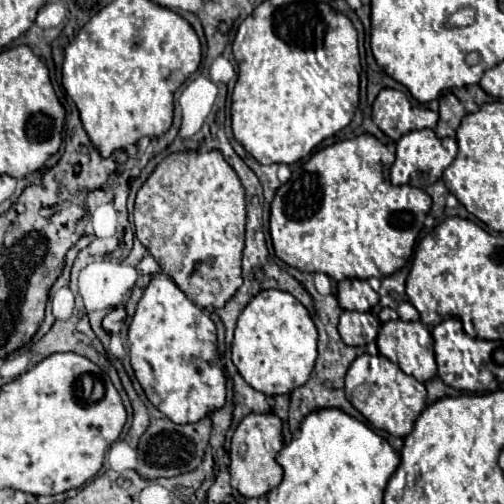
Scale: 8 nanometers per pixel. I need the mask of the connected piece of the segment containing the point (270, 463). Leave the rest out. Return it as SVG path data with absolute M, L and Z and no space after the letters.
M251 413L235 429L231 439L231 449L229 449L229 457L231 457L229 473L231 473L231 487L237 489L241 495L261 497L281 483L283 469L275 461L277 453L283 447L281 431L283 431L283 421L275 413L263 413L263 415Z

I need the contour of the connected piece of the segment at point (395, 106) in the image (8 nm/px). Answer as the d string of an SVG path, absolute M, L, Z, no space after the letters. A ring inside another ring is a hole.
M383 89L373 103L373 121L387 137L397 141L413 129L433 129L437 113L397 89Z

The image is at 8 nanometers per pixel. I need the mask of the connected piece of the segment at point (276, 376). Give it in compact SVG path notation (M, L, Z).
M267 289L249 301L237 321L233 363L241 377L263 395L275 397L301 387L317 359L317 329L309 311L287 291Z

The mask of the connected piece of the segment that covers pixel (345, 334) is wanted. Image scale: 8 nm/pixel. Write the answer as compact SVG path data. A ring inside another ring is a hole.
M343 311L339 321L339 335L349 346L365 346L377 338L380 322L370 311Z

